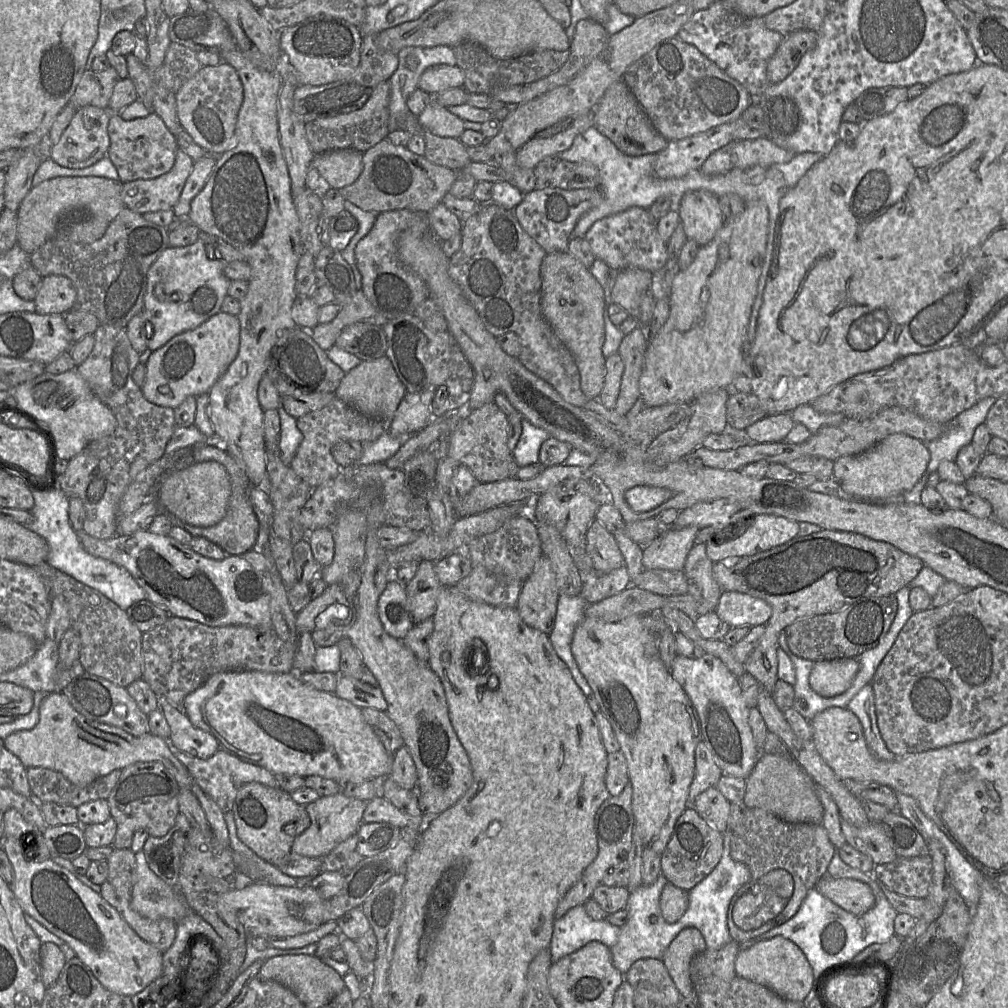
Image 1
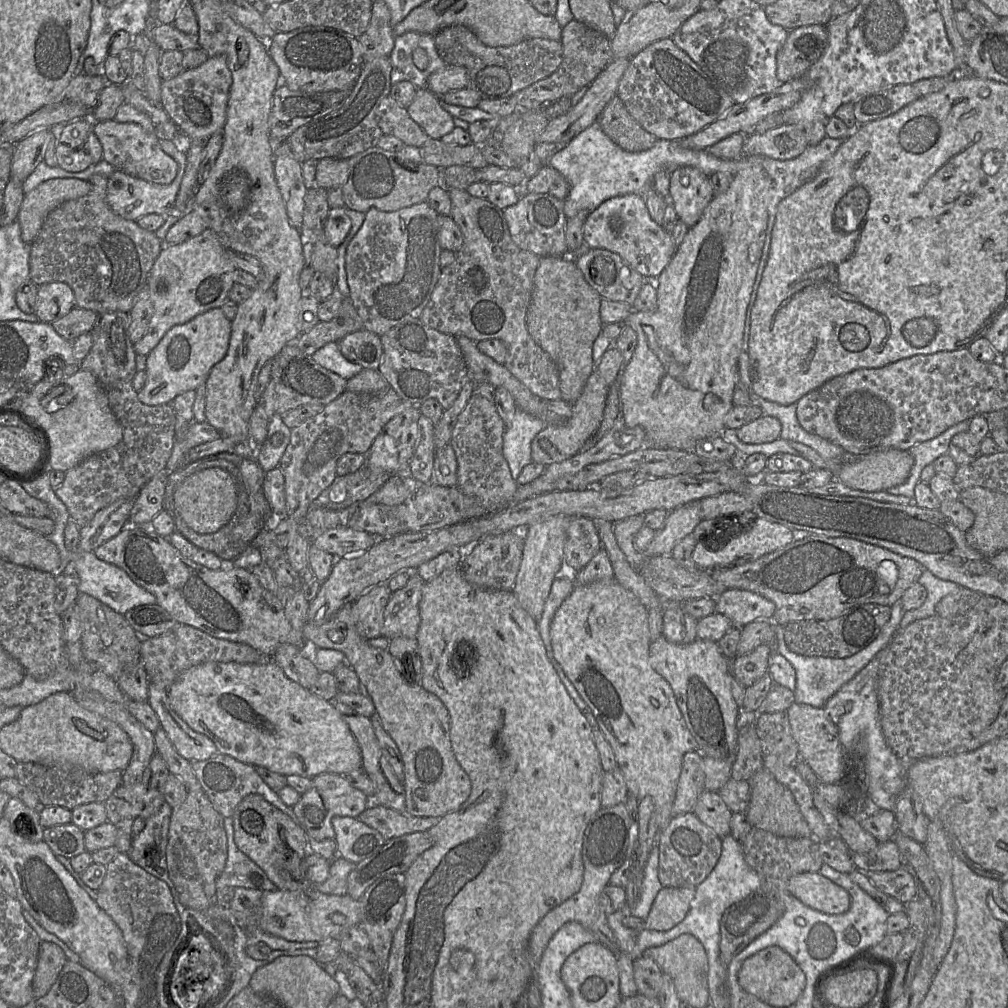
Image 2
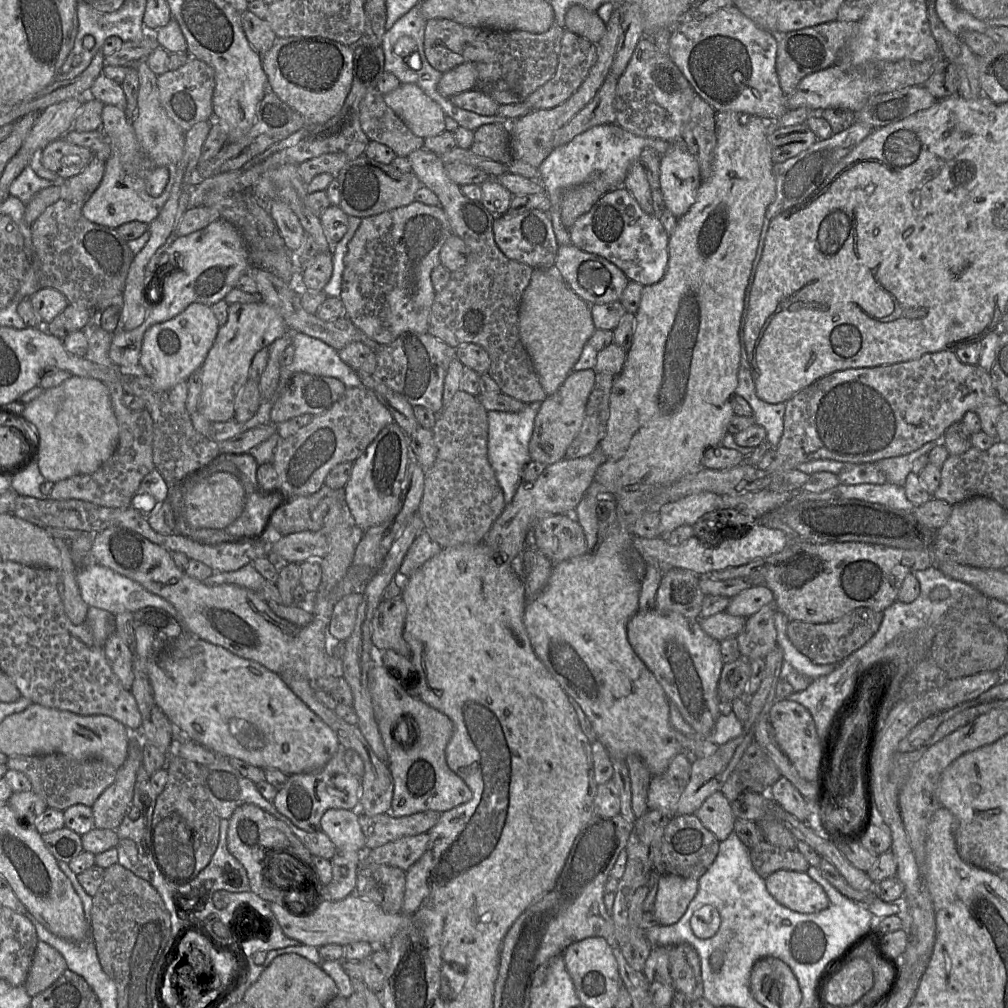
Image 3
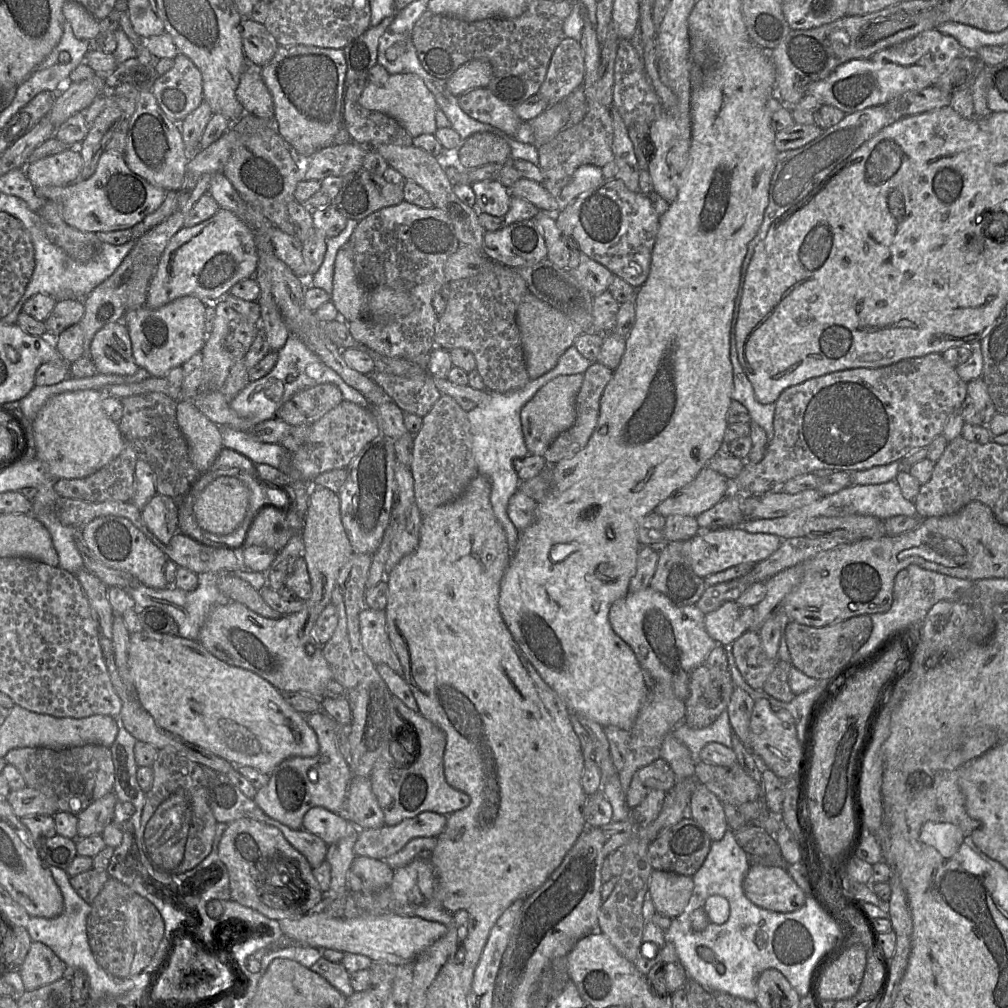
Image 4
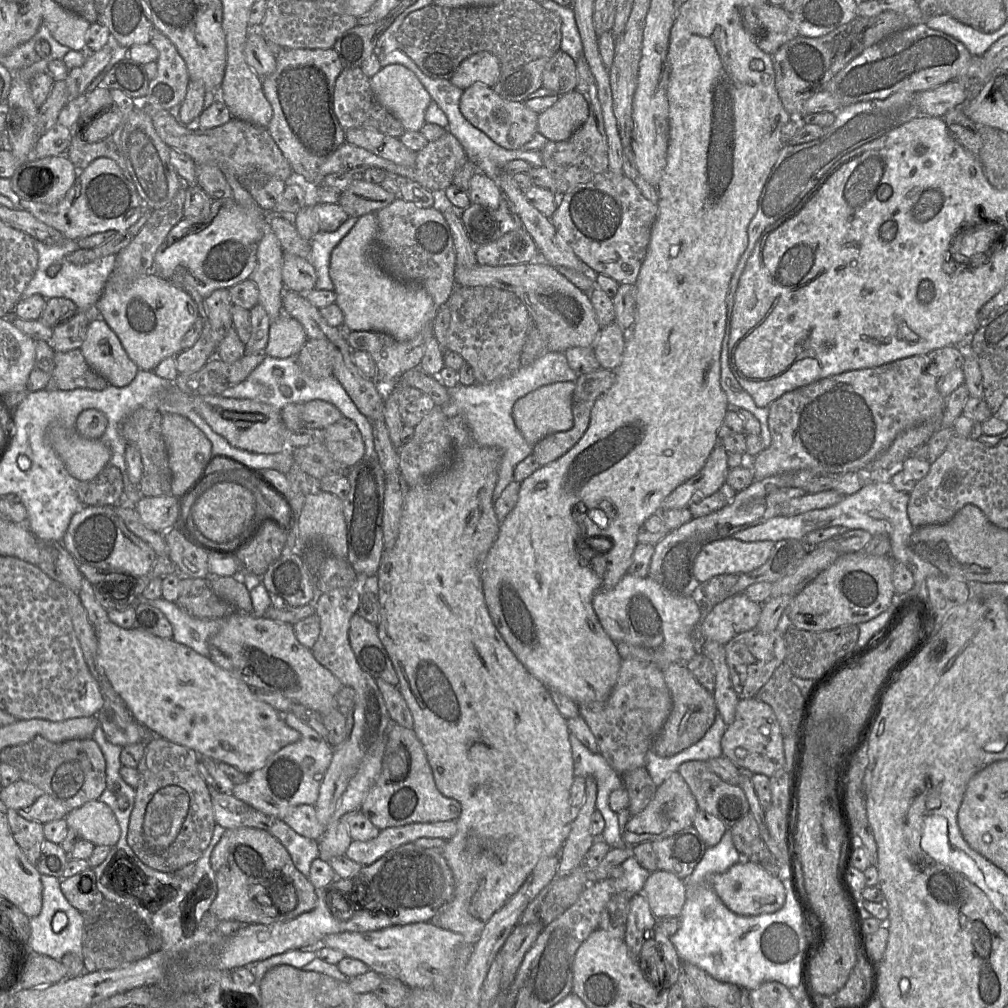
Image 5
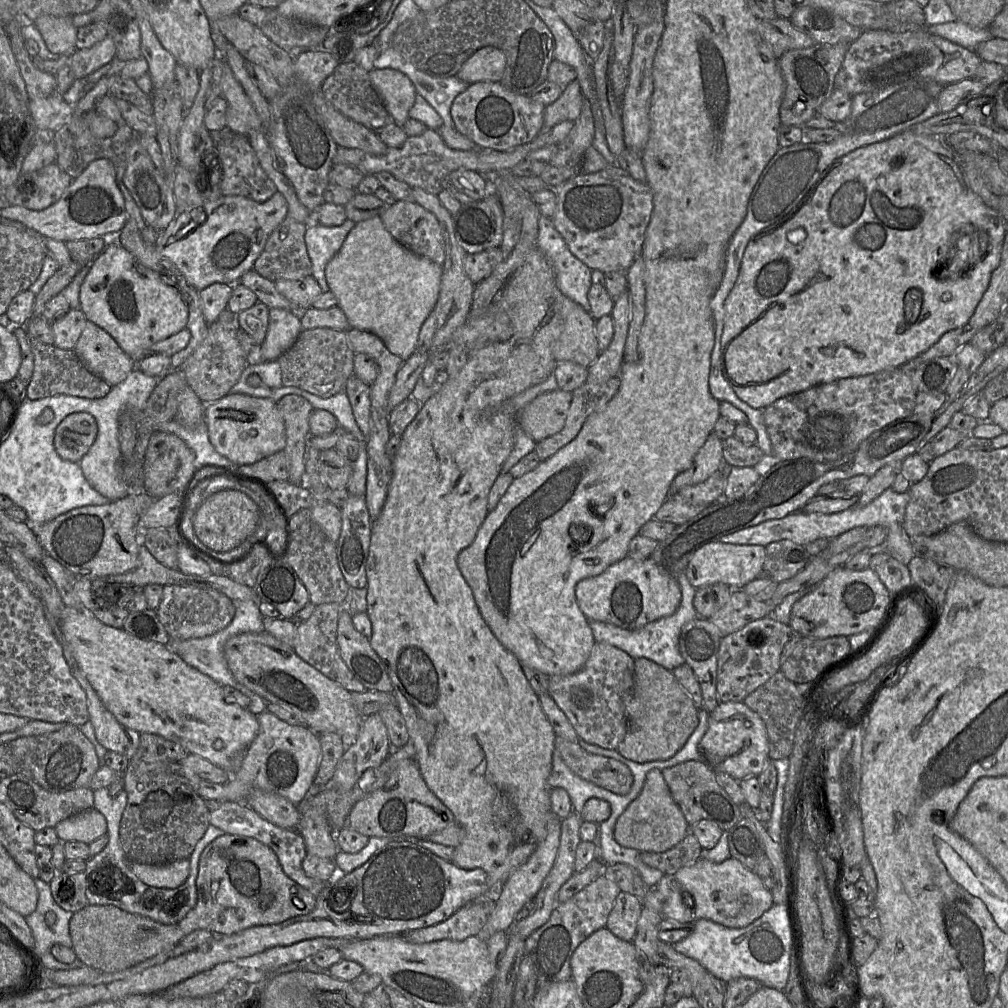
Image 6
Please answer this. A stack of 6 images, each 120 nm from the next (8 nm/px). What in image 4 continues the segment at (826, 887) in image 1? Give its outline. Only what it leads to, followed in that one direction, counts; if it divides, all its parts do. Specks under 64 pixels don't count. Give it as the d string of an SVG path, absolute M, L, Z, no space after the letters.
M751 866L743 880L745 896L760 908L790 913L806 902L806 894L789 875L786 868Z

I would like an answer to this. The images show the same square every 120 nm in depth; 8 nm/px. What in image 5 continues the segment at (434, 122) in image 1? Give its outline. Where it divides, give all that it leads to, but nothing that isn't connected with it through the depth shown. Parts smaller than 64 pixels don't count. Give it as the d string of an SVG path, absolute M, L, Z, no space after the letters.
M399 64L382 67L370 78L370 87L377 102L394 115L405 130L421 130L426 123L425 111L432 98L414 72Z

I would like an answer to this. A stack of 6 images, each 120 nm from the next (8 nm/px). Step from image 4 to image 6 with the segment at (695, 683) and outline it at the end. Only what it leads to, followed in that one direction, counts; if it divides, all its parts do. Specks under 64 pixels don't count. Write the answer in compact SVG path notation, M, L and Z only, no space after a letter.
M634 659L633 679L633 689L625 704L628 731L617 751L624 758L639 763L667 760L683 748L696 729L699 708L673 672L651 660Z

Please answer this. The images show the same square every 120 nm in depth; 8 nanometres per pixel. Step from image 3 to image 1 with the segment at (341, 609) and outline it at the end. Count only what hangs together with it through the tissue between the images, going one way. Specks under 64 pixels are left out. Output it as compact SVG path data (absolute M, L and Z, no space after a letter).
M390 580L378 600L378 615L384 630L399 640L415 626L407 604L406 585Z

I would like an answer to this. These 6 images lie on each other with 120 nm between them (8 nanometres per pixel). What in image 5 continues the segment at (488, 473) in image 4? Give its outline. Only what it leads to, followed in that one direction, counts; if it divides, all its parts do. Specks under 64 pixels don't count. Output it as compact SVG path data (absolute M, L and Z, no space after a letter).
M546 352L532 364L521 366L520 369L510 377L502 378L500 380L490 383L478 383L473 385L458 384L449 388L450 400L447 404L442 406L445 415L450 418L453 416L460 416L467 427L469 428L473 439L482 446L499 448L502 453L502 460L499 467L498 478L493 490L492 501L499 498L505 487L512 481L515 466L533 452L534 447L528 443L523 435L520 433L513 419L513 405L521 397L536 390L541 386L552 384L555 382L575 381L579 375L571 369L568 364L564 352Z

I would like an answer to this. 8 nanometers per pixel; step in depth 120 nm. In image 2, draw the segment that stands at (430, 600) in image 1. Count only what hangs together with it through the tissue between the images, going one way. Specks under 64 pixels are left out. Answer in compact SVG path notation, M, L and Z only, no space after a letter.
M416 573L407 585L393 592L384 610L382 636L391 640L395 637L416 637L420 625L419 604L425 581Z

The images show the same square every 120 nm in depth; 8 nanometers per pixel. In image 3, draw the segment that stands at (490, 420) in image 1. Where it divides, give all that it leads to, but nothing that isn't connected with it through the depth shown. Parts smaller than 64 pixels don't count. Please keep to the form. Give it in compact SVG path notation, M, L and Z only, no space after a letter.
M460 390L438 414L432 428L437 455L432 467L424 472L424 493L418 513L430 537L443 548L481 543L506 507L503 491L488 460L488 430L488 411L477 396Z

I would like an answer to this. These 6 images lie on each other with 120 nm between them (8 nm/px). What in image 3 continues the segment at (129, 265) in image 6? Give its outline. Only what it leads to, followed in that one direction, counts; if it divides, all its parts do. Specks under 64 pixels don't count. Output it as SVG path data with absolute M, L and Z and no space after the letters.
M191 303L174 318L157 323L145 332L139 364L143 366L146 375L158 389L169 391L178 383L187 382L189 376L202 366L219 328L210 306Z

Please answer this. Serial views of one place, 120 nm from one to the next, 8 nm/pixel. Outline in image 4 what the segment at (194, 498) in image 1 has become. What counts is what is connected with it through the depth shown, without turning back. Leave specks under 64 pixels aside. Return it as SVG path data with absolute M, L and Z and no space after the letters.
M221 476L196 498L191 513L198 526L212 534L227 535L243 522L249 505L249 490L234 477Z

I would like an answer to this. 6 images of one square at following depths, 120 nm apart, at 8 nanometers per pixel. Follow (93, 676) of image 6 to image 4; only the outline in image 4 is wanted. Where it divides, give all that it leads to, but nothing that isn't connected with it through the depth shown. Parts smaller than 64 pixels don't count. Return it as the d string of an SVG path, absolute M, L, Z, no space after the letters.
M147 631L131 633L128 647L128 664L139 702L141 706L152 716L158 726L179 736L188 743L212 752L237 767L249 766L262 773L270 774L281 762L288 758L313 757L319 752L319 742L316 732L307 723L305 716L297 712L289 703L287 703L281 691L257 674L243 668L229 665L224 661L219 660L207 651L198 640L190 640L179 636L158 634Z

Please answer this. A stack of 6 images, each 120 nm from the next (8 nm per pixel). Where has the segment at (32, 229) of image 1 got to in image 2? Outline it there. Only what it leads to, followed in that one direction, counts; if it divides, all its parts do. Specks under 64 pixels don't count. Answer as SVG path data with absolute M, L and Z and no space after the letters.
M53 178L24 194L17 217L22 240L31 244L39 234L46 216L52 210L65 201L87 195L91 187L89 180Z

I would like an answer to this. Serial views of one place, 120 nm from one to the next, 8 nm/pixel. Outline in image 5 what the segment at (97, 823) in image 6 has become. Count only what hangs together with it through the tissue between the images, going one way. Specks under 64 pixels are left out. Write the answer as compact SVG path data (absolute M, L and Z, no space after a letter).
M87 802L69 812L65 820L68 829L95 846L113 847L119 841L119 824L112 810L103 802Z

